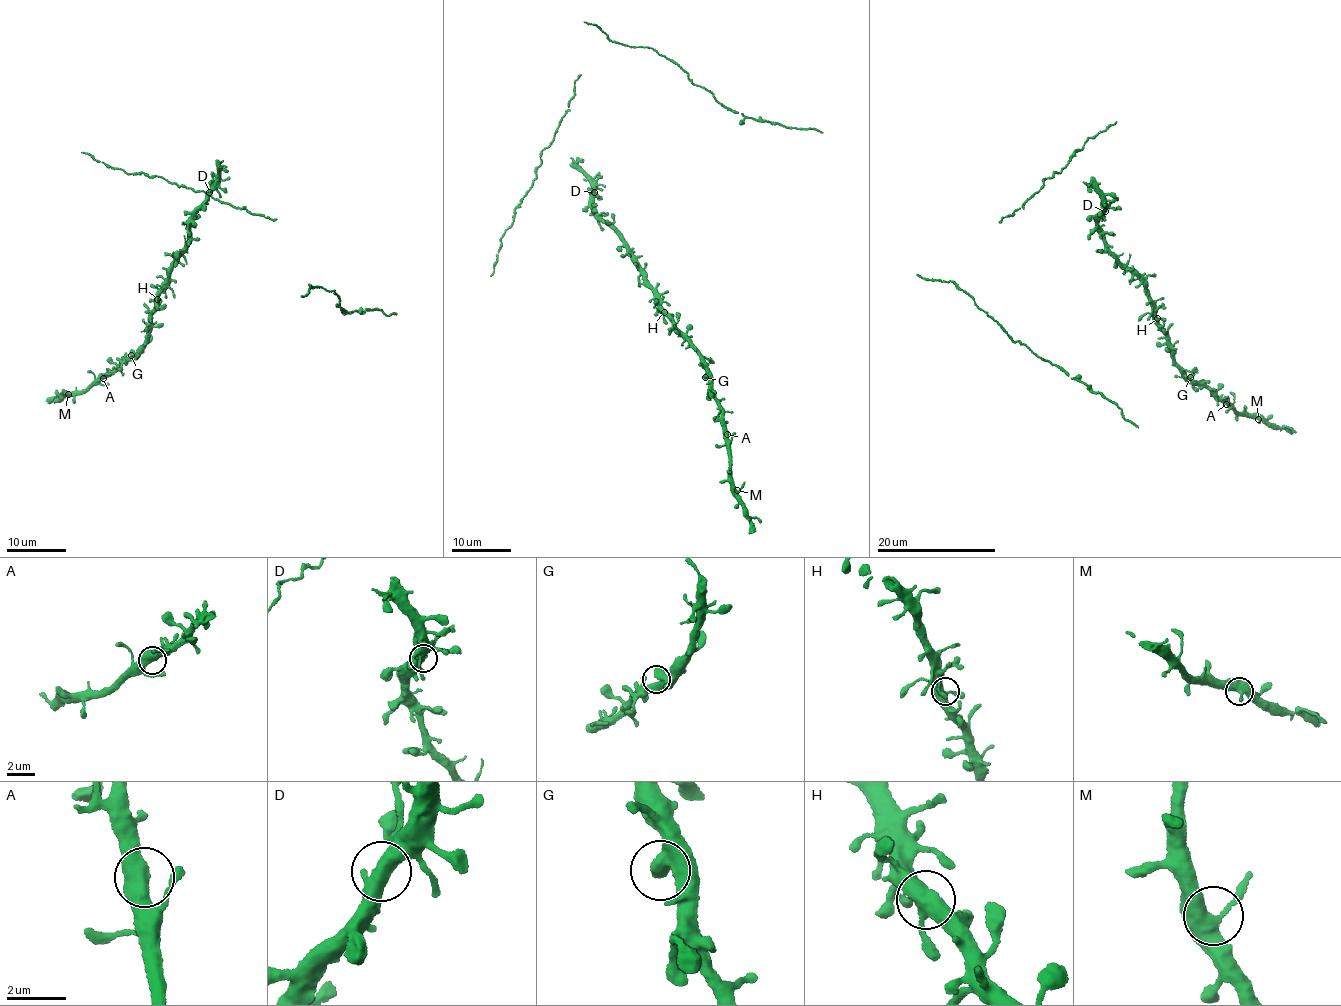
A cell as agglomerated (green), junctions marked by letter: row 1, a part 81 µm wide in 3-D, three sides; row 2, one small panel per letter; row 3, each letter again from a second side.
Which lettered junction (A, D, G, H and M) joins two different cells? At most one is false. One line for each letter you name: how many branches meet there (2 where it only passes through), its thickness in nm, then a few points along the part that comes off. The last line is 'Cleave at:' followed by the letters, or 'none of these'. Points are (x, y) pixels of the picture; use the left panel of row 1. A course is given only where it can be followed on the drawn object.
Cleave at: none of these

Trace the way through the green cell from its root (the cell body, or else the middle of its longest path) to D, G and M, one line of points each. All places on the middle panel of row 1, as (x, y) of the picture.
D: (580, 168), (594, 182), (594, 192)
G: (580, 168), (595, 182), (598, 215), (618, 232), (660, 295), (660, 305), (699, 352), (705, 377)
M: (580, 168), (595, 182), (598, 215), (618, 232), (660, 295), (660, 305), (701, 357), (723, 413), (737, 490)

